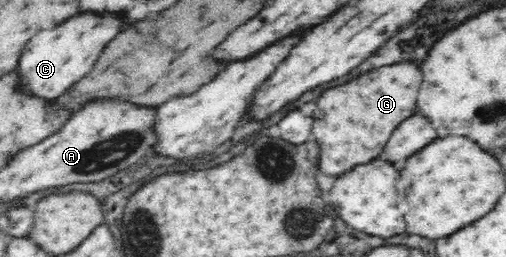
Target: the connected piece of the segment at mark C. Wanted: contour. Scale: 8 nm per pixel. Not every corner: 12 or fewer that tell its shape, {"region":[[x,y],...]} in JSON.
{"region":[[76,16],[36,32],[18,92],[56,98],[118,32],[112,16]]}

